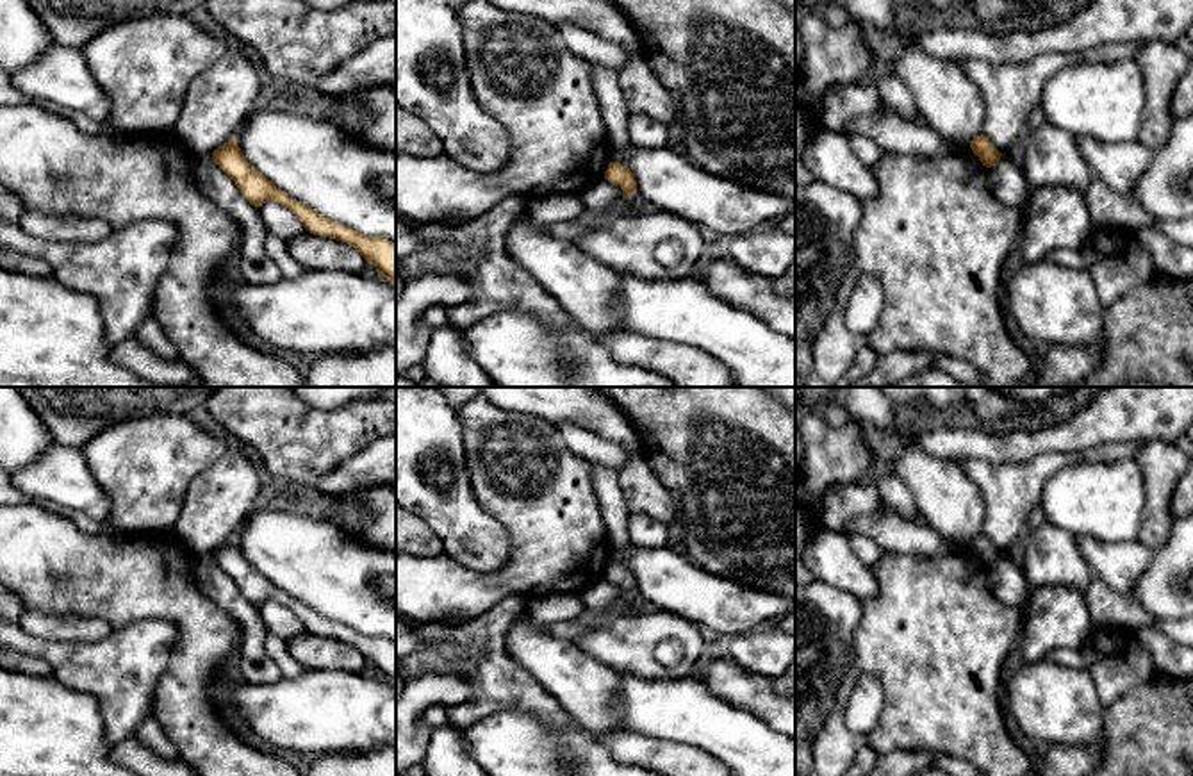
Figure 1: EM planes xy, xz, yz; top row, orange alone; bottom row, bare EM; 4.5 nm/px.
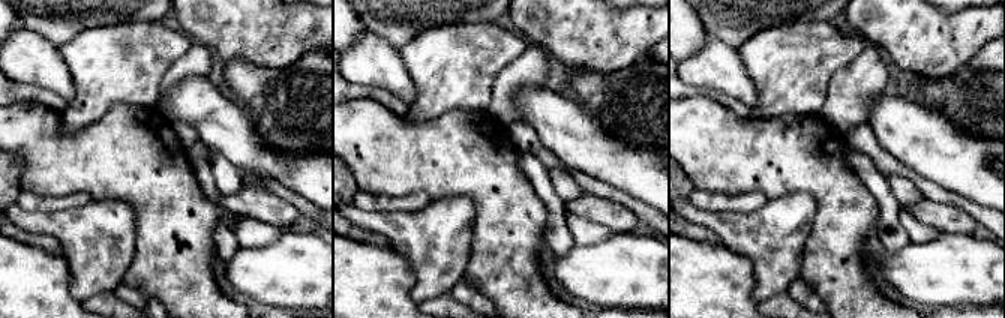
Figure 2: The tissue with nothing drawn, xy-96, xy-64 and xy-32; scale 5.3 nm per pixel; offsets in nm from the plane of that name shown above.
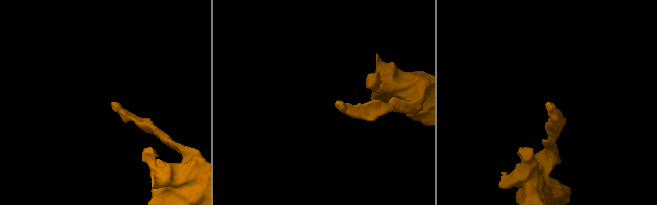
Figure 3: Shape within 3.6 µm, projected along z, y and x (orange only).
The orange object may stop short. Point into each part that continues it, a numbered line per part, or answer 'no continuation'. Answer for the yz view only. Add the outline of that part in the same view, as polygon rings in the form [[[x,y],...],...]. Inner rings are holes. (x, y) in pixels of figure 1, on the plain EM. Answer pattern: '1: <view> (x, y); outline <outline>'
no continuation

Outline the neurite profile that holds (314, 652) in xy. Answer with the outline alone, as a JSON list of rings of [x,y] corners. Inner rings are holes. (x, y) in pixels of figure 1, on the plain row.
[[[309,630],[287,642],[291,655],[309,669],[362,673],[367,660],[350,644]]]

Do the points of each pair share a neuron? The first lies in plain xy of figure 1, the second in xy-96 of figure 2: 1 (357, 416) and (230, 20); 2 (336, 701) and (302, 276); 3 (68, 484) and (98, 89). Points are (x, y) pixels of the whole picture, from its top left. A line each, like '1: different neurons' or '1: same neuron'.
1: same neuron
2: same neuron
3: different neurons

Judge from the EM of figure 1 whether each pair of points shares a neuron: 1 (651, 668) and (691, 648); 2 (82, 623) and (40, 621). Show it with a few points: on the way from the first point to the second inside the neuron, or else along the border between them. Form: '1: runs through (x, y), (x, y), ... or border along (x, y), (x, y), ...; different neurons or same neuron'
1: runs through (649, 652), (649, 646), (662, 634), (674, 634); same neuron
2: runs through (72, 625), (50, 625); same neuron

